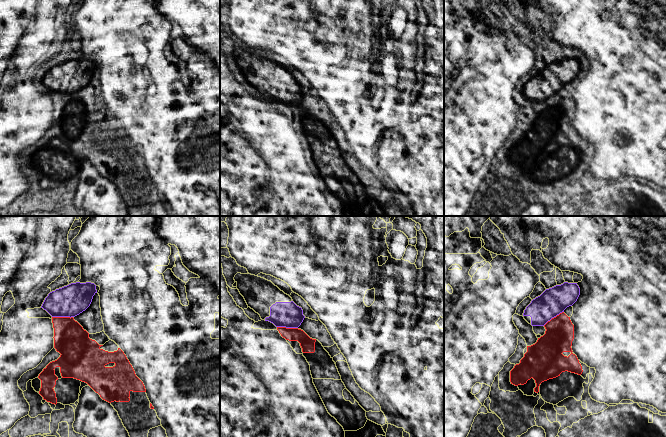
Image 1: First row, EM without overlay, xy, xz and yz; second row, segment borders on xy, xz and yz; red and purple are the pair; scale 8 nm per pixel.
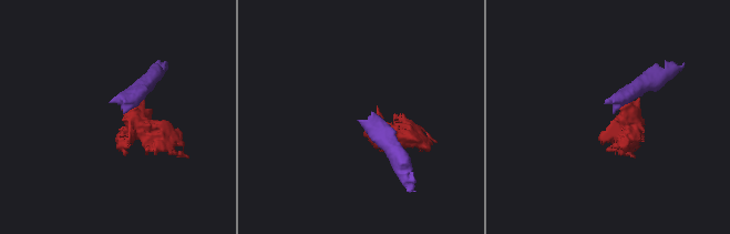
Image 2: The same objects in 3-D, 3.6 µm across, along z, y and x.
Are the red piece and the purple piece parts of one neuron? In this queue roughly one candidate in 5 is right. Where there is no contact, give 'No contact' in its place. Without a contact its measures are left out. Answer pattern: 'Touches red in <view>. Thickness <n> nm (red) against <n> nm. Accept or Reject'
Touches red in xy. Thickness 280 nm (red) against 260 nm. Reject

